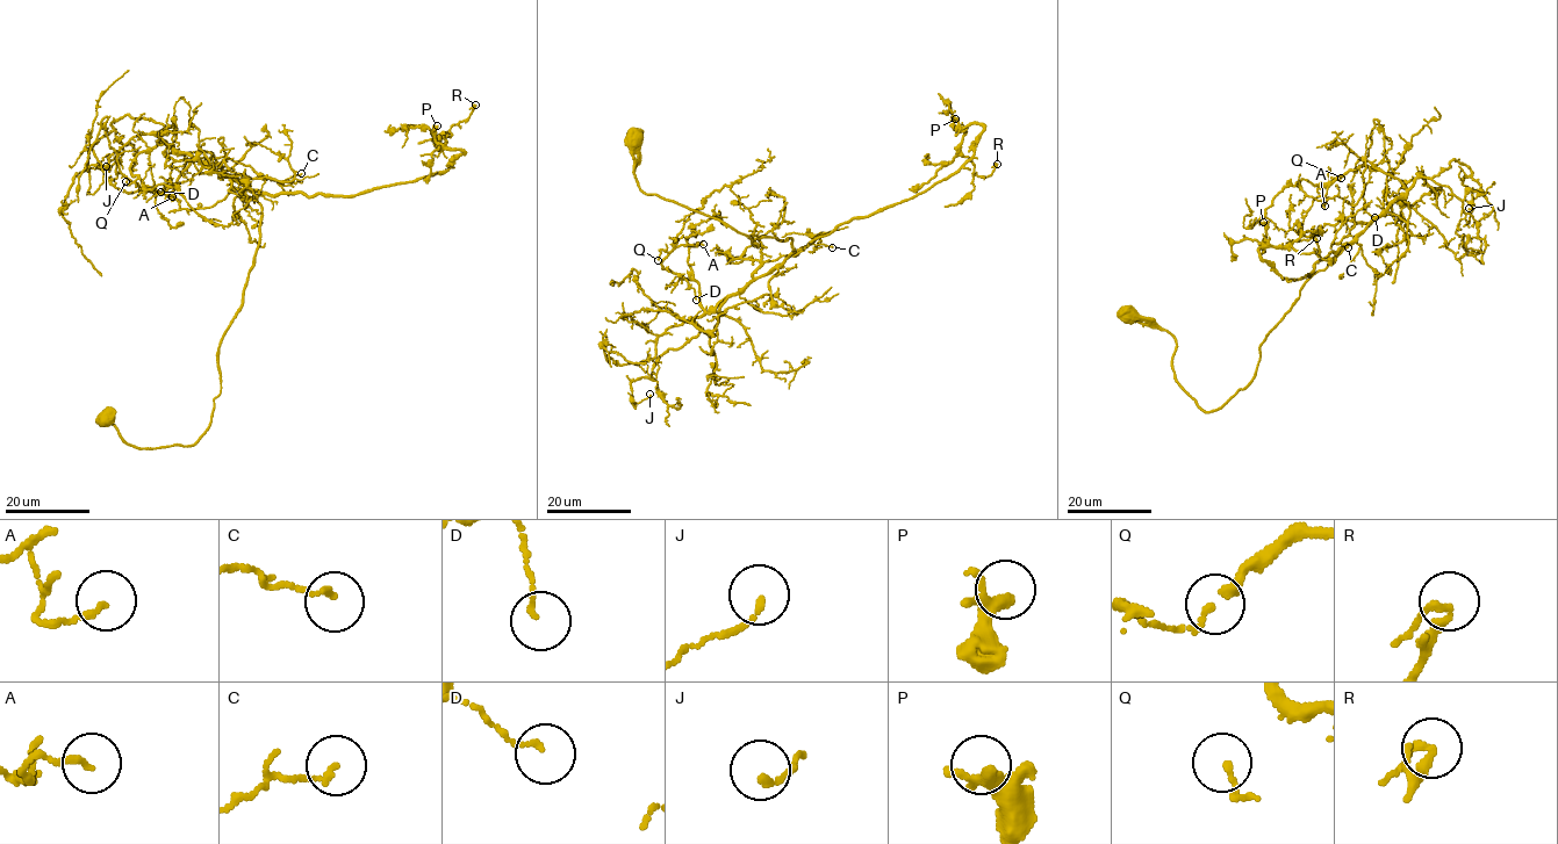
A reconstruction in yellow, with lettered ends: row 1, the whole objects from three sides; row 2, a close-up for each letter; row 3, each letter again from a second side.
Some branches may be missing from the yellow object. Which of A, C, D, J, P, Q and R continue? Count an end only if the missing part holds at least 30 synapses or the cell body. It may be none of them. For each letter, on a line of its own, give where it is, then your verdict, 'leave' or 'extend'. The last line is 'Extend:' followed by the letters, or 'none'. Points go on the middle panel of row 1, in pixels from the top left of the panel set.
A: (703, 244) | leave
C: (832, 247) | leave
D: (696, 300) | leave
J: (650, 394) | leave
P: (955, 118) | extend
Q: (658, 260) | leave
R: (997, 164) | leave
Extend: P

